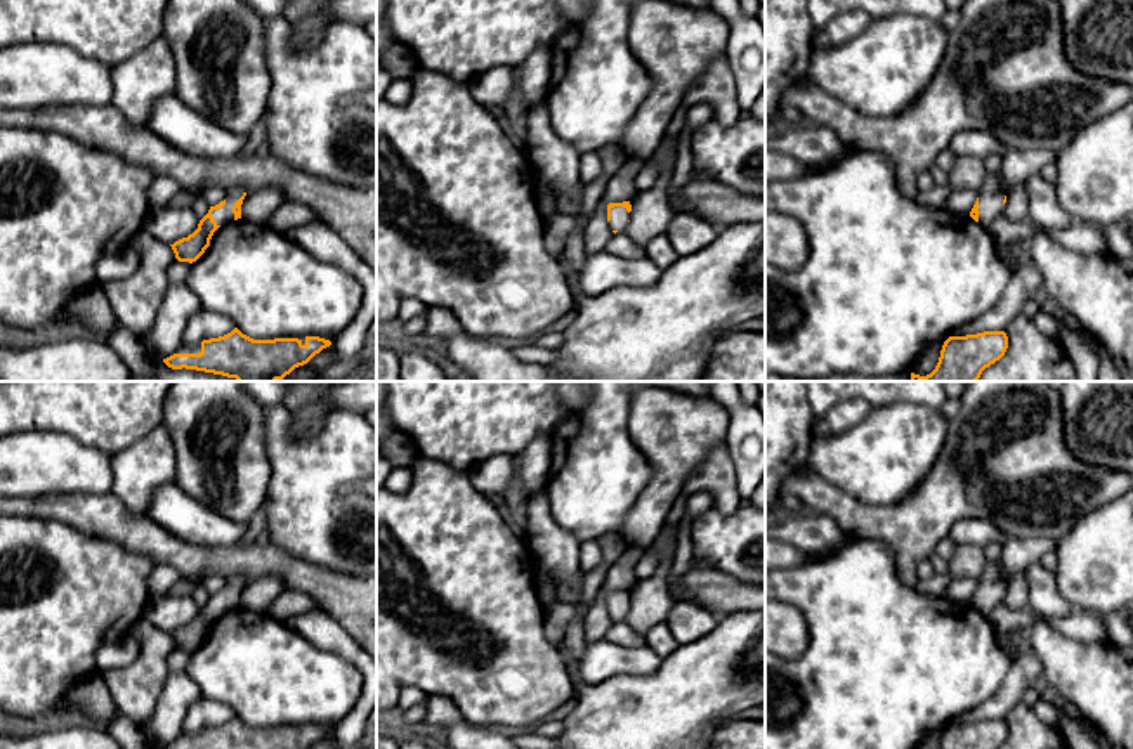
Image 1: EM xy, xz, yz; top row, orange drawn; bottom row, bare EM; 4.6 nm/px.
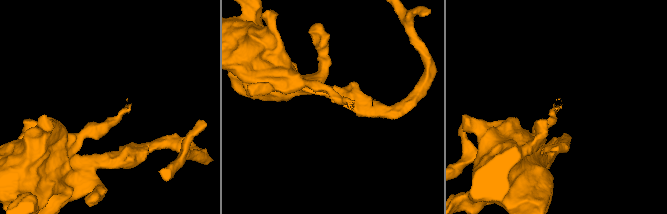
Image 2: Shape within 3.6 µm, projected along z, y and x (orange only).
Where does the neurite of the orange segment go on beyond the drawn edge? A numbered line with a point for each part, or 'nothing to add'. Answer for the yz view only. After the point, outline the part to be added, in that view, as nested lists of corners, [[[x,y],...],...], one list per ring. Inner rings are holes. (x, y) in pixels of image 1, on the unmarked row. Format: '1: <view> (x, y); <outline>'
nothing to add

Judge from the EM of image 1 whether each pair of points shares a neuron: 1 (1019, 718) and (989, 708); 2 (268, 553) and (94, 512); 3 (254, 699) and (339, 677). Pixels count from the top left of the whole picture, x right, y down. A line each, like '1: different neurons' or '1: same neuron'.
1: different neurons
2: same neuron
3: same neuron

